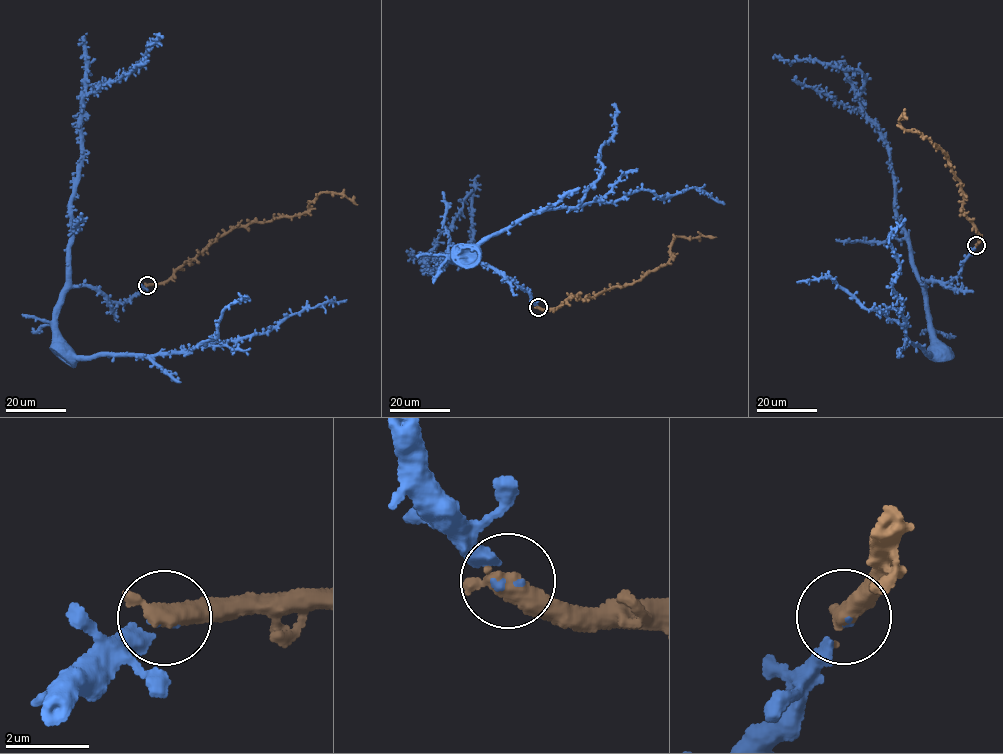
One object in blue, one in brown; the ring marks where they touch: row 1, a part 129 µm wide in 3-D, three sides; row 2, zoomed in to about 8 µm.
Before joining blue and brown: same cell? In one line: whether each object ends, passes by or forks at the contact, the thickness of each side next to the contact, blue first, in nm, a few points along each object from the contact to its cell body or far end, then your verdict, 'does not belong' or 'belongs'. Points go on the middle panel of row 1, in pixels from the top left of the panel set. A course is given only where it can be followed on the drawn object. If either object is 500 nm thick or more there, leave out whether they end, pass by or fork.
80 nm thick on the blue side, 600 nm on the other; blue runs (538, 307), (495, 270), (452, 260), (454, 252), (531, 214), (642, 190), (664, 198), (693, 188), (725, 204); brown runs (538, 307), (554, 310), (573, 296), (585, 300), (638, 281), (666, 264), (678, 236), (716, 237); belongs

